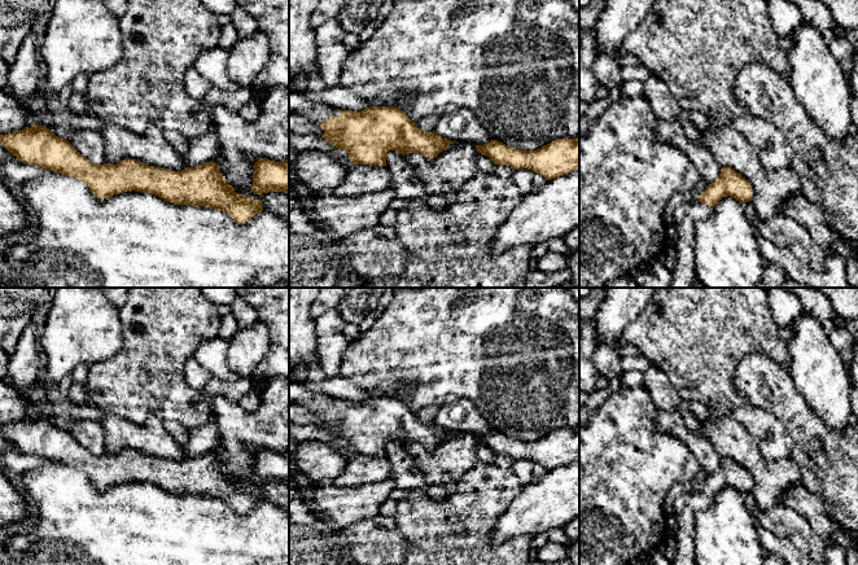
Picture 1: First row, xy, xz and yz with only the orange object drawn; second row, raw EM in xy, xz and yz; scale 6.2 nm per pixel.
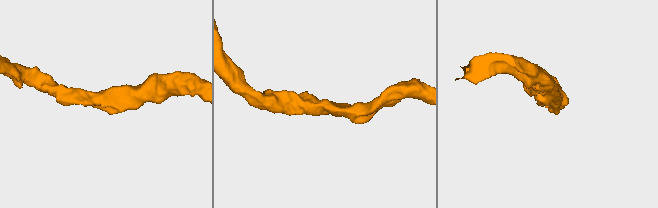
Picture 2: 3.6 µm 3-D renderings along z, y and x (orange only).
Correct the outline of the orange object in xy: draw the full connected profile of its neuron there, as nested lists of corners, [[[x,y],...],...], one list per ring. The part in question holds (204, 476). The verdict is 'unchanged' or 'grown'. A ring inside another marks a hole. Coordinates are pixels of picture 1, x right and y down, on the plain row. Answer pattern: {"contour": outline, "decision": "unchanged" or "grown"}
{"contour": [[[32,415],[8,425],[0,434],[21,452],[82,470],[100,490],[124,482],[152,483],[174,495],[203,496],[228,503],[236,513],[263,500],[261,490],[235,482],[214,451],[172,461],[136,450],[95,455],[67,430]]], "decision": "unchanged"}

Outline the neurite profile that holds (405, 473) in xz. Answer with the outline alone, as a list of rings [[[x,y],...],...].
[[[389,441],[386,457],[391,464],[391,479],[397,487],[406,491],[417,490],[426,492],[428,482],[404,446],[395,441]]]

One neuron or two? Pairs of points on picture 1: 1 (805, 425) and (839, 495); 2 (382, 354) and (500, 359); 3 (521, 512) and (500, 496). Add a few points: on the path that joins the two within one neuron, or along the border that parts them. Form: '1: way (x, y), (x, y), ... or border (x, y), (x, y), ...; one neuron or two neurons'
1: way (811, 442), (811, 451), (839, 478); one neuron
2: way (412, 354), (471, 354); one neuron
3: border (524, 485), (498, 518), (494, 529); two neurons

